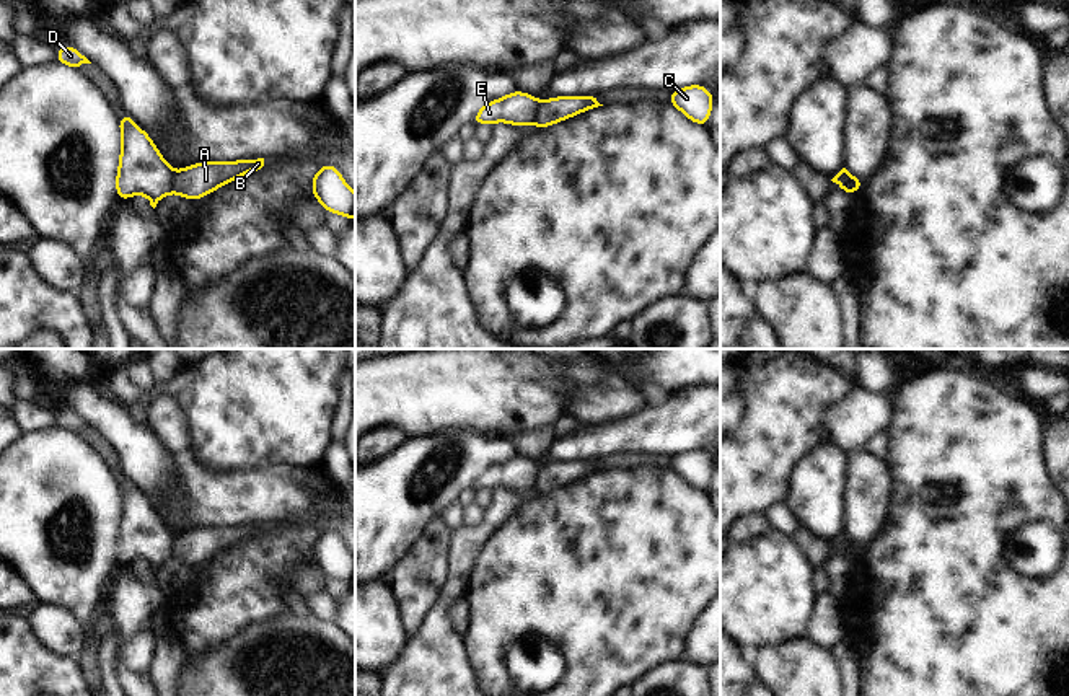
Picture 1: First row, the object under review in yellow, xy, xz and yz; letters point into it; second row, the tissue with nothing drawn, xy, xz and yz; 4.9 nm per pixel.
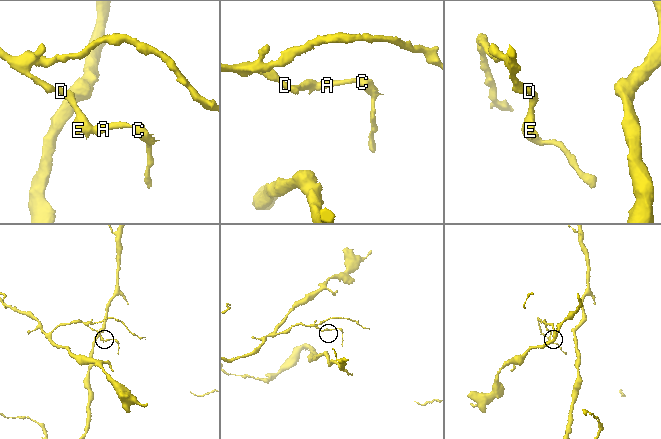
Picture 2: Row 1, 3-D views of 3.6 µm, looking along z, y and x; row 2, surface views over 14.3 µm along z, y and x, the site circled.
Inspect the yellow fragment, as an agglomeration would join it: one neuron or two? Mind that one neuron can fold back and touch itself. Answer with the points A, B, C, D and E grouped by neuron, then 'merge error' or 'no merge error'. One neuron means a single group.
groups A B C / D E; merge error

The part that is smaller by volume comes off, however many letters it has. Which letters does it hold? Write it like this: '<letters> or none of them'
A, B, C

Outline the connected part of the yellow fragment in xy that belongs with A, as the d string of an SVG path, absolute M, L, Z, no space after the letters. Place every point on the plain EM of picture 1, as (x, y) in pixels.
M264 523L235 526L199 526L174 538L171 557L187 566L212 559L218 553L261 535Z

